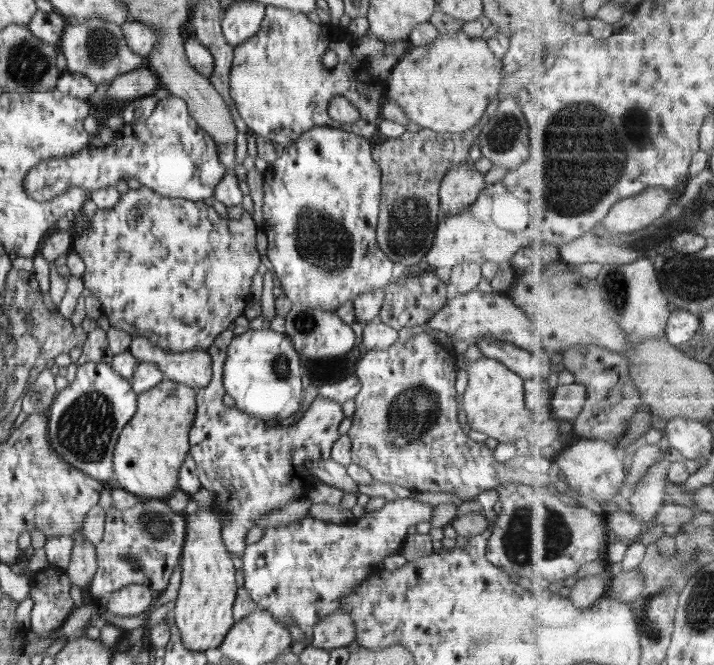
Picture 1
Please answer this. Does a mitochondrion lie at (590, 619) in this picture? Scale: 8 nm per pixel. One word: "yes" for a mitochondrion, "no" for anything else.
no

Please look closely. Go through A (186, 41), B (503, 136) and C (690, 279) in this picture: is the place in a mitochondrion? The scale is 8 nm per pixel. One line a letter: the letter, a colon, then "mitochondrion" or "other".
A: other
B: mitochondrion
C: mitochondrion

